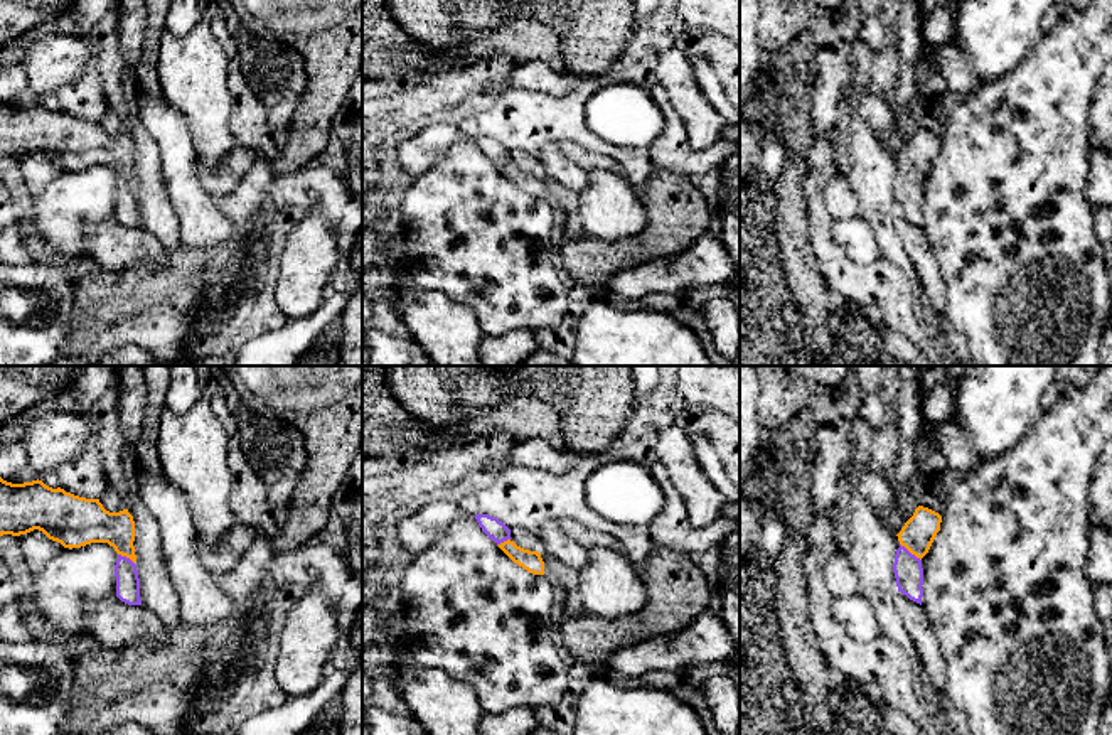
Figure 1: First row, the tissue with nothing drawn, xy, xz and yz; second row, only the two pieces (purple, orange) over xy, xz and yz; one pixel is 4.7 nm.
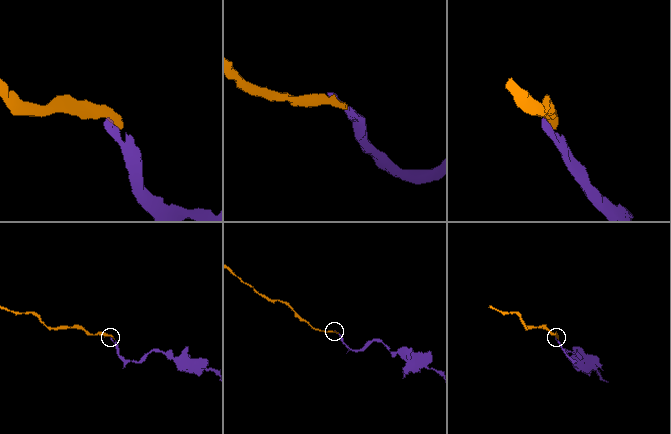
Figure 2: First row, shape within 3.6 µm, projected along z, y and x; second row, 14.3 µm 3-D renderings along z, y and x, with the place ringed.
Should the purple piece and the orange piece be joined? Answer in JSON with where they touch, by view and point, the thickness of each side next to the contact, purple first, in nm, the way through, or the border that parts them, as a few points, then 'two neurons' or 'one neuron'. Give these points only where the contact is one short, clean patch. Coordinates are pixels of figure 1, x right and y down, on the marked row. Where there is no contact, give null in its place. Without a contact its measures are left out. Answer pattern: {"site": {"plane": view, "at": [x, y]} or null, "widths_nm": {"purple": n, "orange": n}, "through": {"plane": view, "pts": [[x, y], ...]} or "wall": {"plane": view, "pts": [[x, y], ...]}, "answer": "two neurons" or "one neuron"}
{"site": {"plane": "yz", "at": [908, 552]}, "widths_nm": {"purple": 140, "orange": 160}, "through": {"plane": "yz", "pts": [[908, 572], [908, 552], [917, 535]]}, "answer": "one neuron"}

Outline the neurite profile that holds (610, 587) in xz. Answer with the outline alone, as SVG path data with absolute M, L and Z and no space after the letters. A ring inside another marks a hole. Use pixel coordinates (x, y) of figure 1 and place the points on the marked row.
M610 548L588 550L588 563L578 573L586 614L618 619L639 612L647 602L642 575L625 555Z

